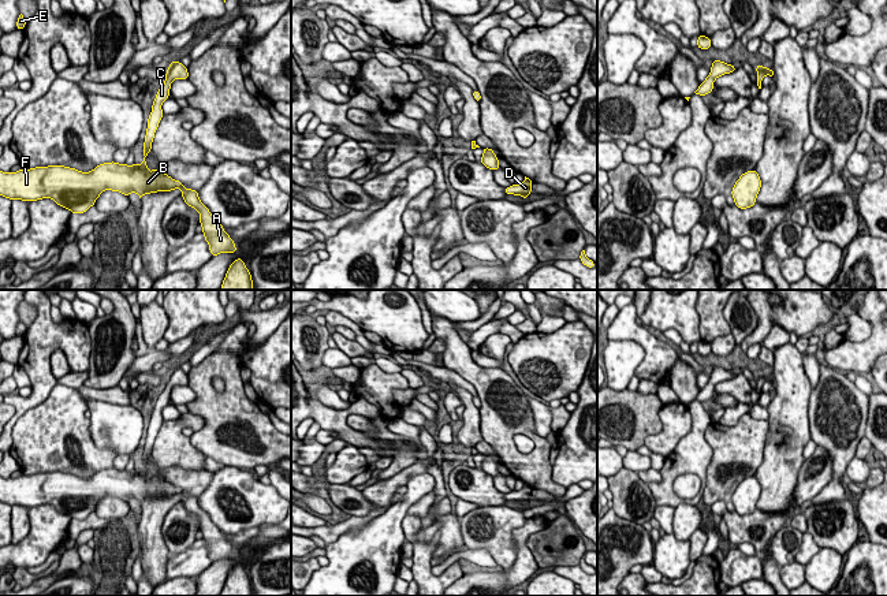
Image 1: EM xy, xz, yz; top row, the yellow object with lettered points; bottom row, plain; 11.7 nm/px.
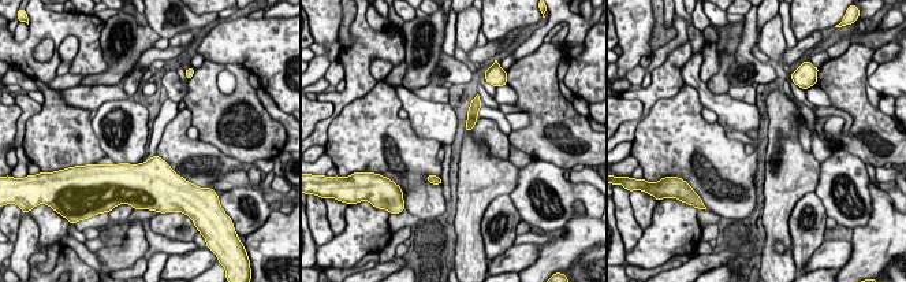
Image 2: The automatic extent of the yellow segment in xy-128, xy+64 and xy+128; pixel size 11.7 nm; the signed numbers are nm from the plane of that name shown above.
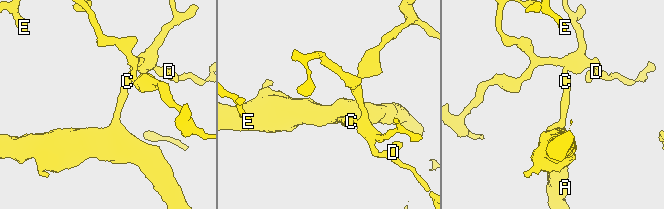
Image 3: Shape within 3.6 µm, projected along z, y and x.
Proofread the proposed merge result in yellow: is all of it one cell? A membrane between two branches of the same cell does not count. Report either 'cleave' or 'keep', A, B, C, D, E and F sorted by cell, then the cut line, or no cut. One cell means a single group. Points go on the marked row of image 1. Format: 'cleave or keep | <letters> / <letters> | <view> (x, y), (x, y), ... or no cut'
keep | A B C D E F | no cut

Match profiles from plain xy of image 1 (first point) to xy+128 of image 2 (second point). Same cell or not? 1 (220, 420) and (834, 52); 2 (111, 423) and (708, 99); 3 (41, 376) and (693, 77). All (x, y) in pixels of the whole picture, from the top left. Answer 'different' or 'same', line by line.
1: different
2: same
3: different

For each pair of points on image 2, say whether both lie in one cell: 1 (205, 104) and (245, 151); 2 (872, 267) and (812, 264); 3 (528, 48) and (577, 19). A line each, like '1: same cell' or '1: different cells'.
1: same cell
2: different cells
3: same cell

